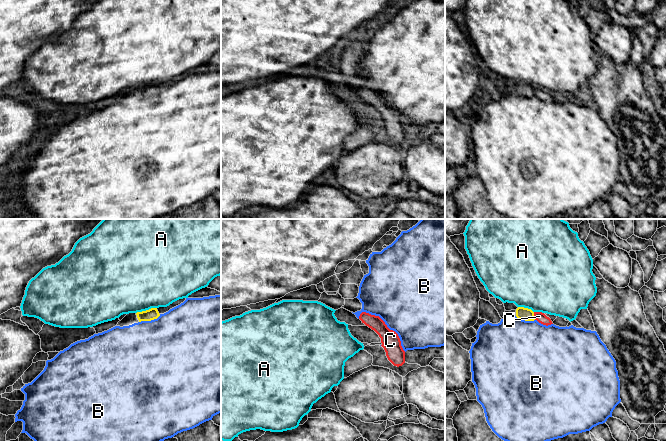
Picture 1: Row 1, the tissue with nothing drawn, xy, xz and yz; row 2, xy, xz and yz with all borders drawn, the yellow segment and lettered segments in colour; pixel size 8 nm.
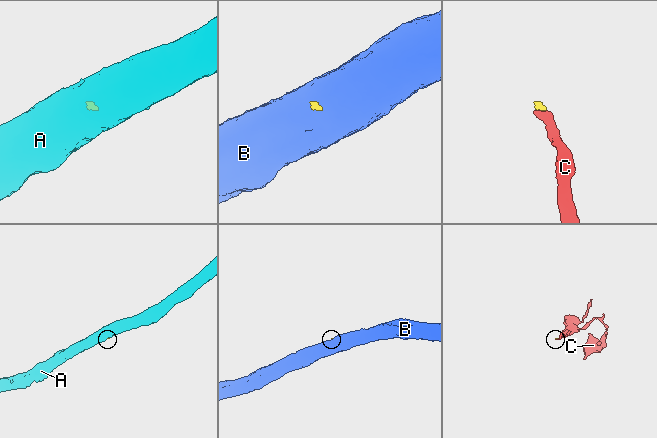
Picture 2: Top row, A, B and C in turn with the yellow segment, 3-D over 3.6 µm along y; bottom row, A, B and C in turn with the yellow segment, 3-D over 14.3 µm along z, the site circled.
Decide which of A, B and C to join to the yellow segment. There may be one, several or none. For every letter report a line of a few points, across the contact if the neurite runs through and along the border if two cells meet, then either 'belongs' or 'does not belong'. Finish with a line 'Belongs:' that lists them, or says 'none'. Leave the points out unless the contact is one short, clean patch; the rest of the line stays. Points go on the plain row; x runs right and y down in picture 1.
A: line xy (156, 83), (136, 89); does not belong
B: line xy (160, 90), (156, 94), (139, 98); does not belong
C: line yz (526, 90), (533, 92), (539, 92); belongs
Belongs: C

